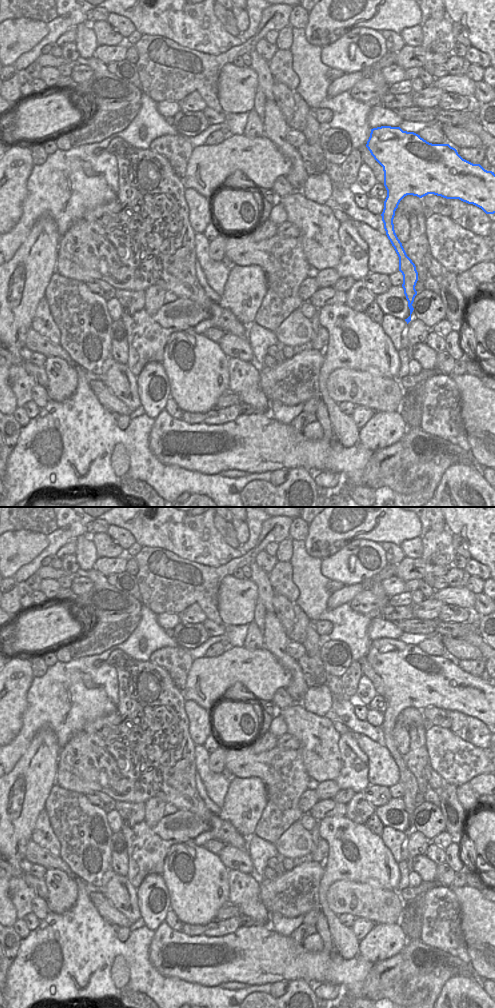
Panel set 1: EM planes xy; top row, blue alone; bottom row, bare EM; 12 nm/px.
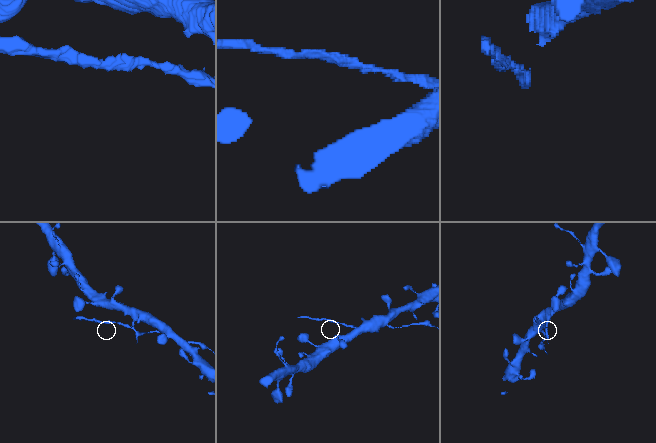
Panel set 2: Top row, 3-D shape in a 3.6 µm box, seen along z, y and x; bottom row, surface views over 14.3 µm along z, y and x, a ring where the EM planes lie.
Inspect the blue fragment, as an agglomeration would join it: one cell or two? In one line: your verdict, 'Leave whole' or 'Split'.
Split.

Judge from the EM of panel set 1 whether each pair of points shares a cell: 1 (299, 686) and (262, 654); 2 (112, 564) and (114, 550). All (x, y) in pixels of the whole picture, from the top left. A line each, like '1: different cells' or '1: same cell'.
1: different cells
2: different cells

